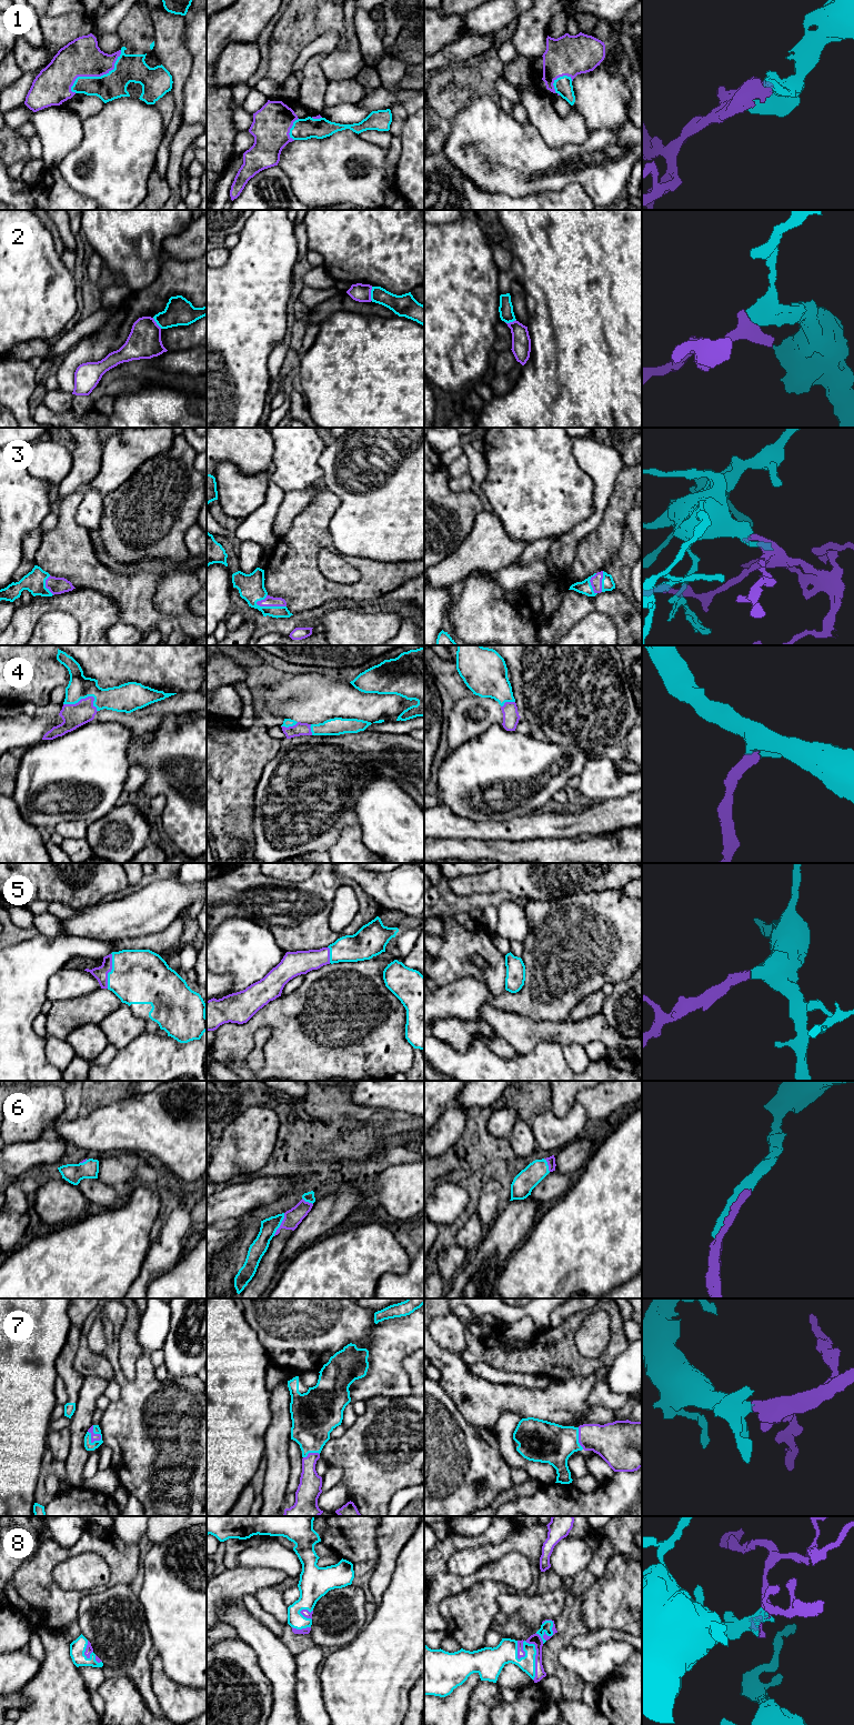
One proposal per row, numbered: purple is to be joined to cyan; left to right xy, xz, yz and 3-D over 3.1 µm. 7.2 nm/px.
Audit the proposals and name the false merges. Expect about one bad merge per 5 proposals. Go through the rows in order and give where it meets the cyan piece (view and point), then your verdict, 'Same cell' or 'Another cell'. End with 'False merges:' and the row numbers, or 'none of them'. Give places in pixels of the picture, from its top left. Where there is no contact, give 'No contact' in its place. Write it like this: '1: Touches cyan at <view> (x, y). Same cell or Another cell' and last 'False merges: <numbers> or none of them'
1: Touches cyan at xy (98, 77). Same cell
2: Touches cyan at xz (371, 293). Another cell
3: Touches cyan at xz (271, 607). Same cell
4: Touches cyan at xy (86, 696). Same cell
5: Touches cyan at xy (111, 971). Same cell
6: Touches cyan at xz (280, 1224). Same cell
7: Touches cyan at xy (90, 1434). Same cell
8: Touches cyan at yz (528, 1643). Same cell
False merges: 2

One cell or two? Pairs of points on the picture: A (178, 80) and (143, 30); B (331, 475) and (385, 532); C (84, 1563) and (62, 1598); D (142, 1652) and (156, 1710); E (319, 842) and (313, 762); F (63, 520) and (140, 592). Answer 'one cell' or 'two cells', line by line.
A: two cells
B: one cell
C: two cells
D: one cell
E: one cell
F: one cell

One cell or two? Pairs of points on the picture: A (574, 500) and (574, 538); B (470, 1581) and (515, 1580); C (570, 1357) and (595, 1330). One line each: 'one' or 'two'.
A: two
B: one
C: two

